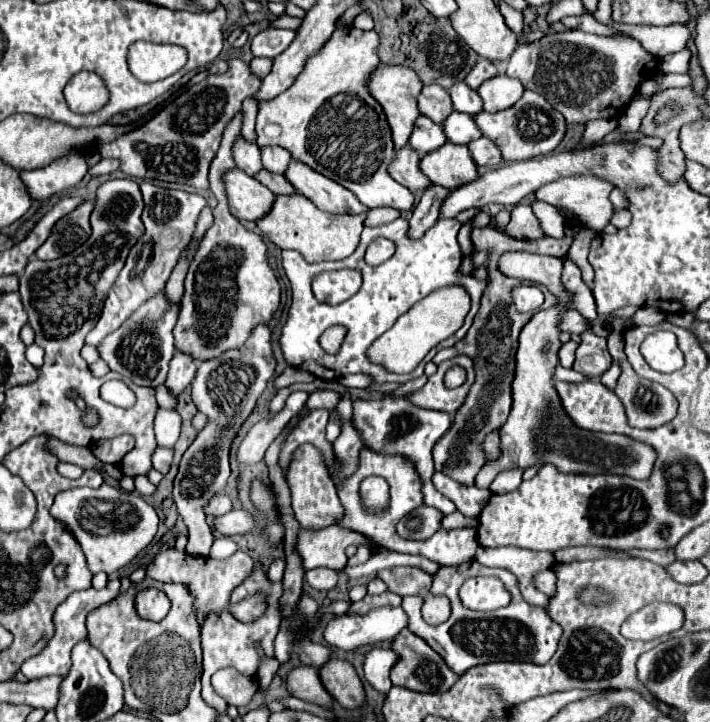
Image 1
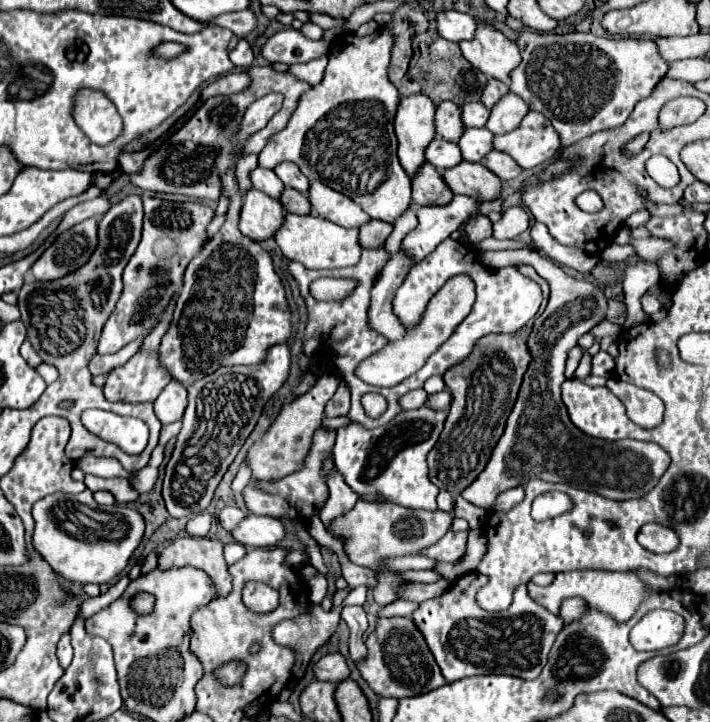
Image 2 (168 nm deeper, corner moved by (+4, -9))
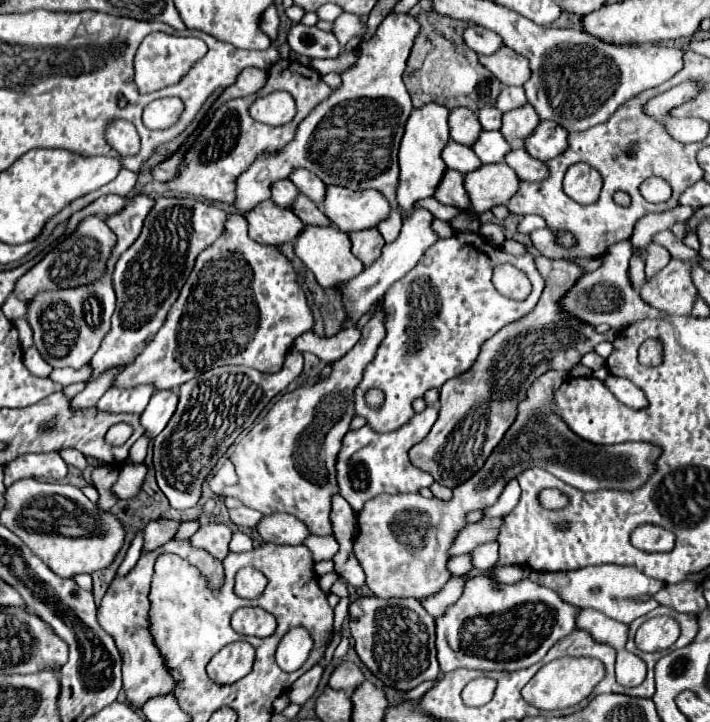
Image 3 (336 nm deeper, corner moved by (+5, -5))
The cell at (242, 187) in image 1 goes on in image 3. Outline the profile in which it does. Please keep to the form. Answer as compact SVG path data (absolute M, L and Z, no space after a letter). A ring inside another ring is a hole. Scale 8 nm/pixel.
M274 200L256 204L244 216L250 236L260 244L280 246L284 242L294 242L294 238L304 228L302 220L290 208L280 208Z

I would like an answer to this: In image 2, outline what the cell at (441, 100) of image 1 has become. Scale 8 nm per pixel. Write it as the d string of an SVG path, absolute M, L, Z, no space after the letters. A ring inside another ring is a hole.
M441 102L437 106L435 114L435 128L437 134L443 136L449 142L459 142L459 136L463 134L463 120L461 120L461 108L455 102Z

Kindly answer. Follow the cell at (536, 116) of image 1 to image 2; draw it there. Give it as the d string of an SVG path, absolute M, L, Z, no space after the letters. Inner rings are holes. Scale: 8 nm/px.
M529 112L515 132L495 136L493 144L495 150L507 152L525 170L533 170L553 160L561 146L559 134L539 112Z

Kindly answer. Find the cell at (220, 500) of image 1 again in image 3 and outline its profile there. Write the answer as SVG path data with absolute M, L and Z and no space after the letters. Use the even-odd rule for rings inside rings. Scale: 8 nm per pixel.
M246 506L228 510L228 516L230 516L230 522L240 526L240 528L254 528L258 524L258 520L262 518L260 512L252 510L252 508L246 508Z

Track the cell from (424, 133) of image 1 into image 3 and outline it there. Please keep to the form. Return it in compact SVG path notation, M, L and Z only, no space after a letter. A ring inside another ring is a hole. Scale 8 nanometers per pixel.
M450 140L450 144L446 144L446 148L442 150L442 160L444 160L444 164L446 164L448 168L454 168L454 170L458 170L458 172L462 172L462 174L472 172L472 170L476 170L476 168L482 164L482 162L474 156L472 148L466 148L466 146L462 146L462 144L458 144L458 142L452 142L452 140Z

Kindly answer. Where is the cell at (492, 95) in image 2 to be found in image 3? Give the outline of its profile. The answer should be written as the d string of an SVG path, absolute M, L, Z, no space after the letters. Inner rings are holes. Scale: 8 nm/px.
M504 86L496 100L496 108L500 112L508 112L522 104L526 104L526 96L524 96L524 88L518 88L518 86Z

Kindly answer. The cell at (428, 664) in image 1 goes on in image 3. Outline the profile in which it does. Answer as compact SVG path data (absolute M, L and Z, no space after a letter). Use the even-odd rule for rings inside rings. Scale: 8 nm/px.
M360 598L350 604L354 650L362 664L386 686L406 692L440 676L434 646L434 618L416 598Z

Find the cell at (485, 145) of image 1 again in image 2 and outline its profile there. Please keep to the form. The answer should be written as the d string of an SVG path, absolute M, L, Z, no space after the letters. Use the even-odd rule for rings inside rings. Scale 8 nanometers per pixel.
M493 150L493 152L489 152L485 156L483 162L485 162L485 166L489 170L493 170L497 176L501 176L501 180L513 180L513 178L517 178L521 174L519 164L515 164L515 160L511 156L507 156L505 152Z

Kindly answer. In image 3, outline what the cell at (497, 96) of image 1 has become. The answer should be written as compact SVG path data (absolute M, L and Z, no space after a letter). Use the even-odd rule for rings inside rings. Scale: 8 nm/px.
M524 104L522 108L504 112L500 132L512 148L522 148L524 138L536 128L536 124L538 124L538 114L534 112L532 104Z

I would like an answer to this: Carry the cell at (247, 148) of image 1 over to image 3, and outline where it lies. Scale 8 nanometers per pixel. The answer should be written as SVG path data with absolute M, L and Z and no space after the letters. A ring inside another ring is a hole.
M284 178L284 180L276 180L272 188L272 200L278 204L278 206L286 206L290 208L290 204L294 202L294 198L298 196L298 188L294 188L294 184Z

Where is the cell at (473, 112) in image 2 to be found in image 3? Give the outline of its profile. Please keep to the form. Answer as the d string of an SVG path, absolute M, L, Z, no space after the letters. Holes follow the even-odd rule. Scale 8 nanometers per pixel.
M494 106L478 110L478 120L484 130L500 130L500 118L502 118L502 112L498 112L498 108Z

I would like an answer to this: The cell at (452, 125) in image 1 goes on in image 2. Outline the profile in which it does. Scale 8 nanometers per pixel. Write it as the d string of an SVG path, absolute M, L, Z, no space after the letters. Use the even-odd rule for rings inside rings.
M465 128L459 148L463 160L467 162L483 162L483 156L493 150L493 134L487 128Z

